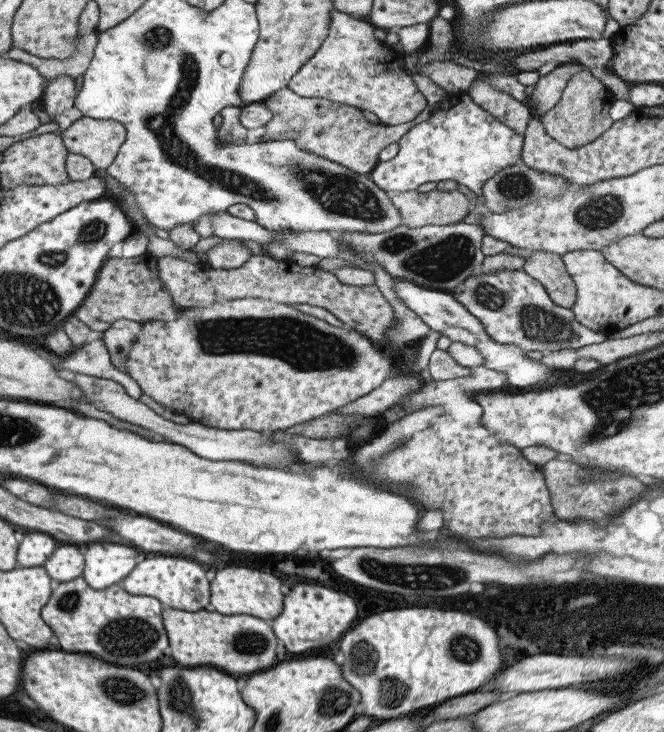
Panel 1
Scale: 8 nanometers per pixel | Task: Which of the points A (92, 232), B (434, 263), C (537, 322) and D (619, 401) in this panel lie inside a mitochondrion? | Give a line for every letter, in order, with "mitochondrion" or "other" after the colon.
A: mitochondrion
B: mitochondrion
C: mitochondrion
D: mitochondrion

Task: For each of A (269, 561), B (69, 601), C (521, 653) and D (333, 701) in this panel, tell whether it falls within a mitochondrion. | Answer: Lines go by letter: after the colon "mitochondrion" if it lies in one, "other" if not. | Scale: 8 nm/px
A: other
B: mitochondrion
C: other
D: mitochondrion

